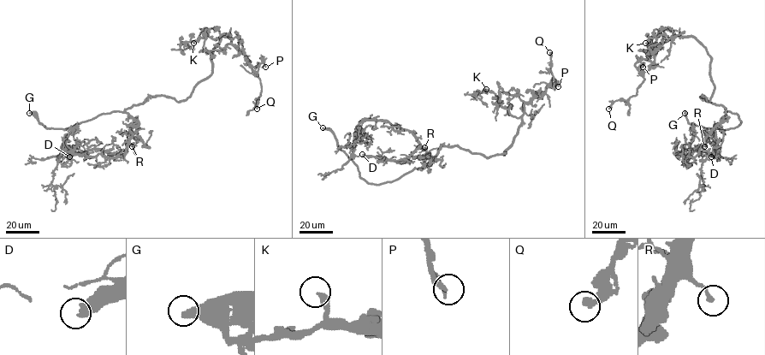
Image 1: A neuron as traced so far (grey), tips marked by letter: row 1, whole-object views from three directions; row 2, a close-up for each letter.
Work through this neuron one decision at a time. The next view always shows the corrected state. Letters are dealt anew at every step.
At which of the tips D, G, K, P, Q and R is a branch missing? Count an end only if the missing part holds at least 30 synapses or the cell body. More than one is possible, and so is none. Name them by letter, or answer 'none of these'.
D, G, P

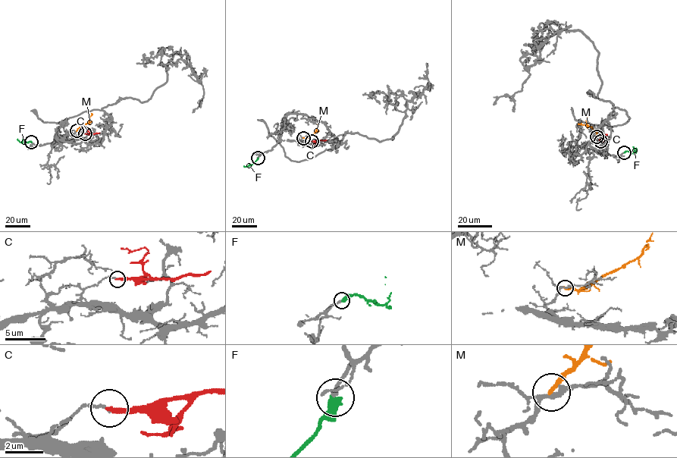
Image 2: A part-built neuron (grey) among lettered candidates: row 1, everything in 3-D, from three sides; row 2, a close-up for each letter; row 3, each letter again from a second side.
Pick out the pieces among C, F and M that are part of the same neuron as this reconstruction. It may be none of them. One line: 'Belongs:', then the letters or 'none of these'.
Belongs: F

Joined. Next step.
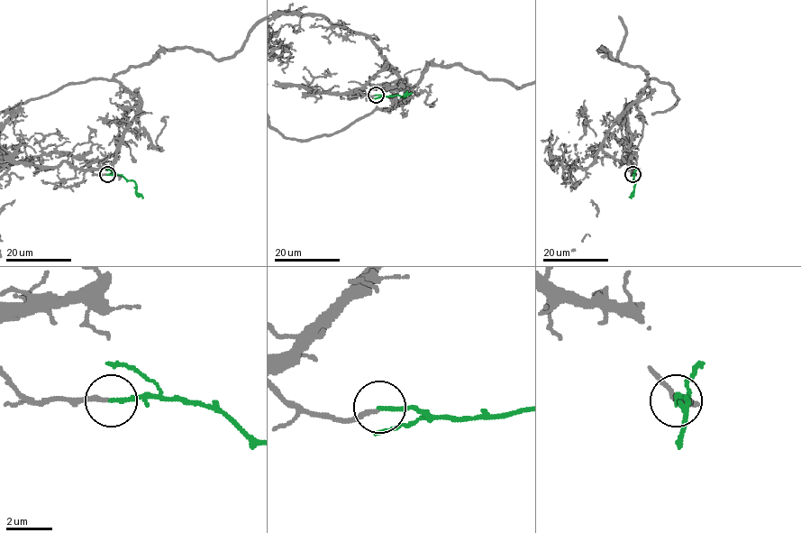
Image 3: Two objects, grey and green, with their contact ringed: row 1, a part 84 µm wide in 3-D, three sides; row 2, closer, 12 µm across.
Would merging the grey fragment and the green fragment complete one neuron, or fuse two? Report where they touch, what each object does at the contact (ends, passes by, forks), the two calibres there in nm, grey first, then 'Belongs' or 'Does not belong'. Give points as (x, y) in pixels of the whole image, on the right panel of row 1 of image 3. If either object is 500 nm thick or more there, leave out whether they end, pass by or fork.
Place: (632, 174). At the ring grey ends. At the ring green ends. Thickness 180 nm (grey) against 180 nm. Belongs

